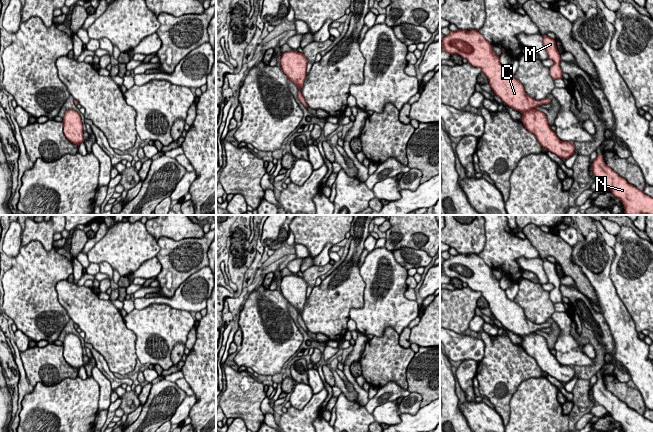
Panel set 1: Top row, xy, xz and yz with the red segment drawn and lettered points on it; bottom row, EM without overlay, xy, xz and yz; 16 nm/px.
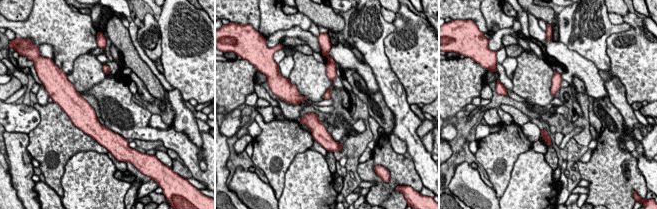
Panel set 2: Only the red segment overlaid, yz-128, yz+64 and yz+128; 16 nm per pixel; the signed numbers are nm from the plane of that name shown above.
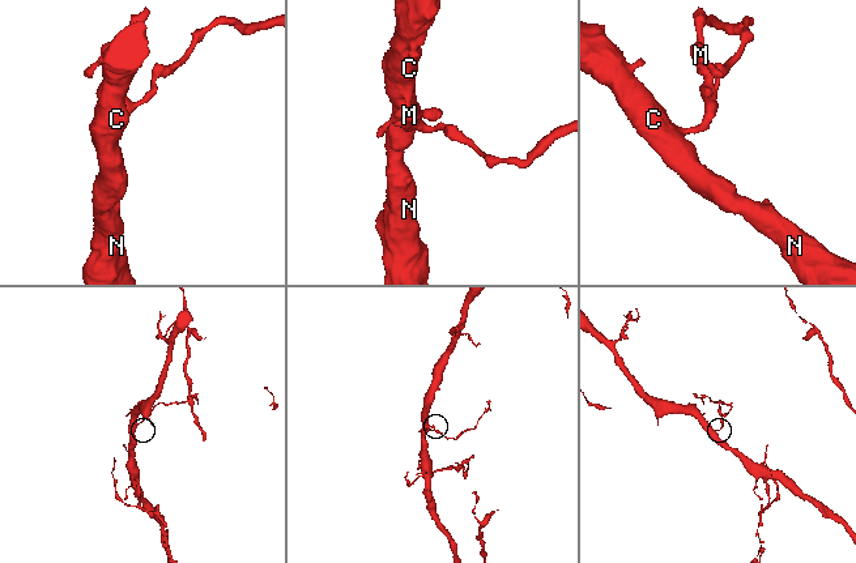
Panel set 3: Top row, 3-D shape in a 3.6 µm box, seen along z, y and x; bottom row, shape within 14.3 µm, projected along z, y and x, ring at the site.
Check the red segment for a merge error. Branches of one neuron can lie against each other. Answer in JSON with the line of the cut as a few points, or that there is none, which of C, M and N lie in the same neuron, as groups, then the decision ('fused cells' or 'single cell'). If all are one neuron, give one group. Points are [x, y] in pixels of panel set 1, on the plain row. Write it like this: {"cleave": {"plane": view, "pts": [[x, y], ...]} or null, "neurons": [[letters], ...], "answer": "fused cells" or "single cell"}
{"cleave": null, "neurons": [["C", "M", "N"]], "answer": "single cell"}

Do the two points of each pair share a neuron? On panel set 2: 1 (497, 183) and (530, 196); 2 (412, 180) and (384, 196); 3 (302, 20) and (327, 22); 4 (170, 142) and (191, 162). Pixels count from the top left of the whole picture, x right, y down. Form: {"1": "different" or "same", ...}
{"1": "different", "2": "same", "3": "different", "4": "same"}

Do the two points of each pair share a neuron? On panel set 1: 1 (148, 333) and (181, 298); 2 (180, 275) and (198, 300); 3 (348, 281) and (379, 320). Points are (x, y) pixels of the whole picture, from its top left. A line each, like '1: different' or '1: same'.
1: different
2: different
3: different

